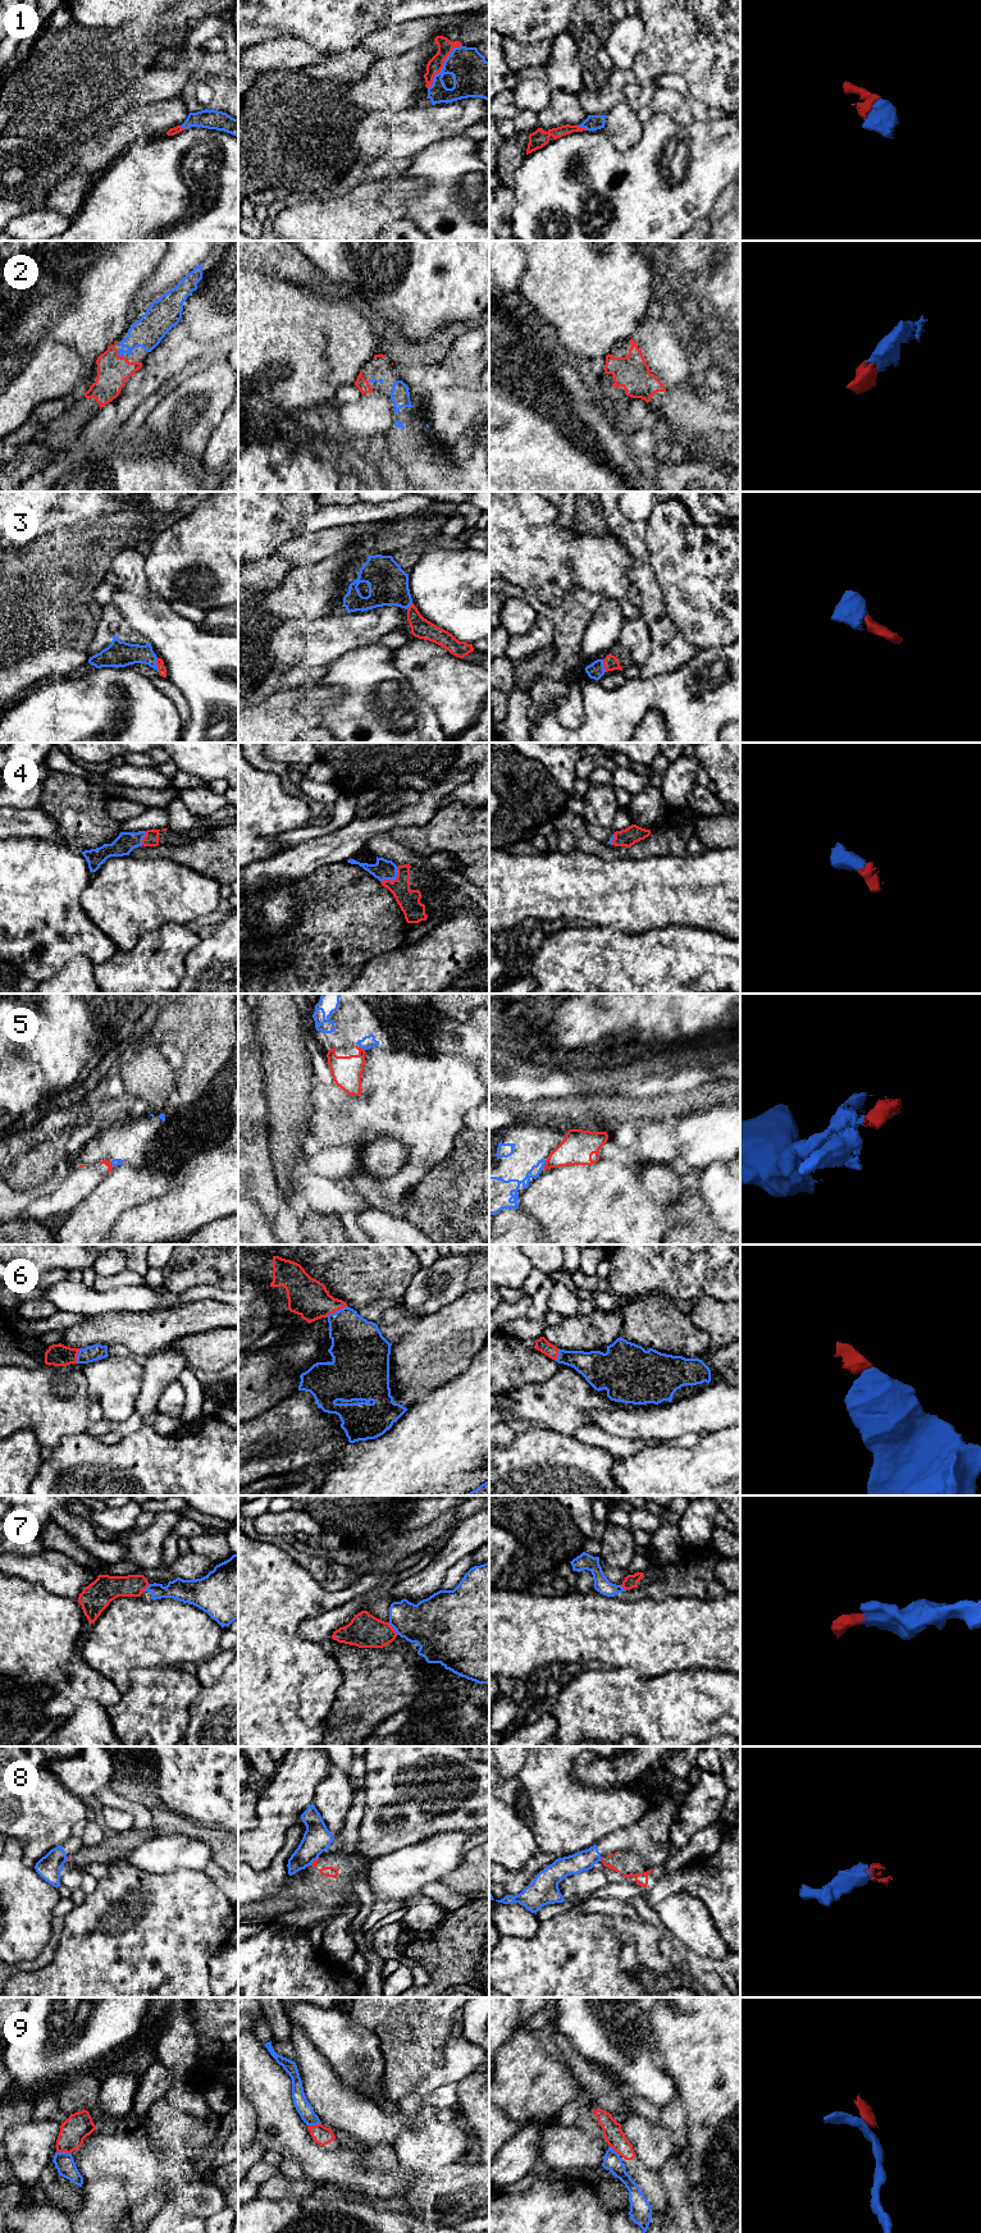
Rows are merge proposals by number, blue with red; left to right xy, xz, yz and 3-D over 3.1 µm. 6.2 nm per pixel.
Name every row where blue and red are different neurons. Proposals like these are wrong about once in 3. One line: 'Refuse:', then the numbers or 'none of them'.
Refuse: 5, 7, 8, 9

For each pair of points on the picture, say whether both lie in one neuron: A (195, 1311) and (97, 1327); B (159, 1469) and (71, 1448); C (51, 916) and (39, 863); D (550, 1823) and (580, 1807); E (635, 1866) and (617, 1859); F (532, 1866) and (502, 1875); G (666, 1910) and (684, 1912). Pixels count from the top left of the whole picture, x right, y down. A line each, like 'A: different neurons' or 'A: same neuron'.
A: same neuron
B: same neuron
C: same neuron
D: same neuron
E: same neuron
F: same neuron
G: same neuron

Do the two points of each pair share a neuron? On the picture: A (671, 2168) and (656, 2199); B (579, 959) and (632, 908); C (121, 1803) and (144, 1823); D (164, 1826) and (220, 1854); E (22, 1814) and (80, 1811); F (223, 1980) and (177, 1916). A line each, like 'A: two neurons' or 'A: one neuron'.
A: two neurons
B: two neurons
C: one neuron
D: one neuron
E: one neuron
F: two neurons

